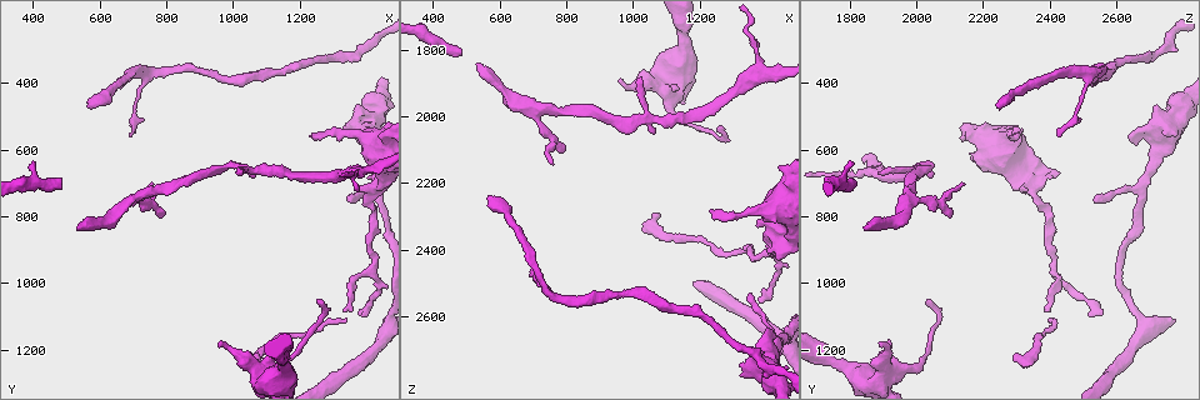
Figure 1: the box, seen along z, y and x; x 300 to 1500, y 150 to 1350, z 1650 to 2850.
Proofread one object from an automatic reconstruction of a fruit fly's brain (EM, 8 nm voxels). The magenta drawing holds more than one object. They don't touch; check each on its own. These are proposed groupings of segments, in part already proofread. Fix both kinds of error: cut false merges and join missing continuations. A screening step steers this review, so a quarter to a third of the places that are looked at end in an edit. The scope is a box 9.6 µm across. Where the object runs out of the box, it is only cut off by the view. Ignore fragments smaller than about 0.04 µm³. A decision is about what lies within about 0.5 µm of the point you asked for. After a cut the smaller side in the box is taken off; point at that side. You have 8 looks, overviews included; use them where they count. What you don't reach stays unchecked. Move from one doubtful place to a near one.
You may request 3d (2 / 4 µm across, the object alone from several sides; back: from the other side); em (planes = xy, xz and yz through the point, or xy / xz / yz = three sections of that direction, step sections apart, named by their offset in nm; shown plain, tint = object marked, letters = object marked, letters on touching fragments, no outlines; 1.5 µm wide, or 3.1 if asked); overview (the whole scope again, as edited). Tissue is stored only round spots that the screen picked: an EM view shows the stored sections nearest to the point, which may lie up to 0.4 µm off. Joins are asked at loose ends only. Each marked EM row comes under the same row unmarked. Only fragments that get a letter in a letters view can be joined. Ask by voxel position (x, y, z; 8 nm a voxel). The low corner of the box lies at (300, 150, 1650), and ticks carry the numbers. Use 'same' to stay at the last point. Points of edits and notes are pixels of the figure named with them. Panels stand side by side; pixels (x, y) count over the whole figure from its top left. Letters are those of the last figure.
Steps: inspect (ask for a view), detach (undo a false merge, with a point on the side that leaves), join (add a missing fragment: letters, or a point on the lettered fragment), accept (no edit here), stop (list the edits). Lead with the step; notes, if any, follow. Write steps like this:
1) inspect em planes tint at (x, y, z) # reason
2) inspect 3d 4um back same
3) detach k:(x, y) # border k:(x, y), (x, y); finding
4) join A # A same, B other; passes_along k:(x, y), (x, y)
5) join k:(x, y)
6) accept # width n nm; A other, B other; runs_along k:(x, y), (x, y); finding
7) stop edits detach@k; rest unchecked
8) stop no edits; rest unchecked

inspect 3d 2um at (1350, 760, 2530) # thin end

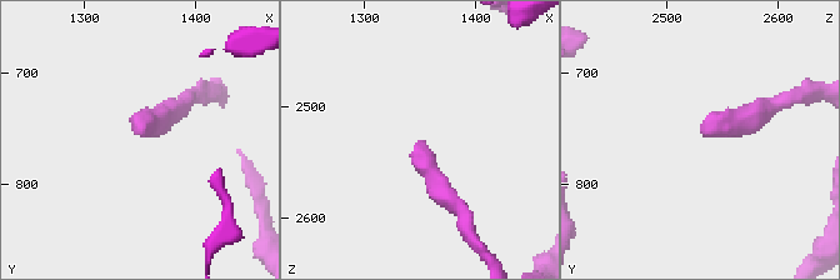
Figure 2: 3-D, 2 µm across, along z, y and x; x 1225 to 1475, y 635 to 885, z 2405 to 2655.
inspect em planes letters at (1352, 754, 2528)

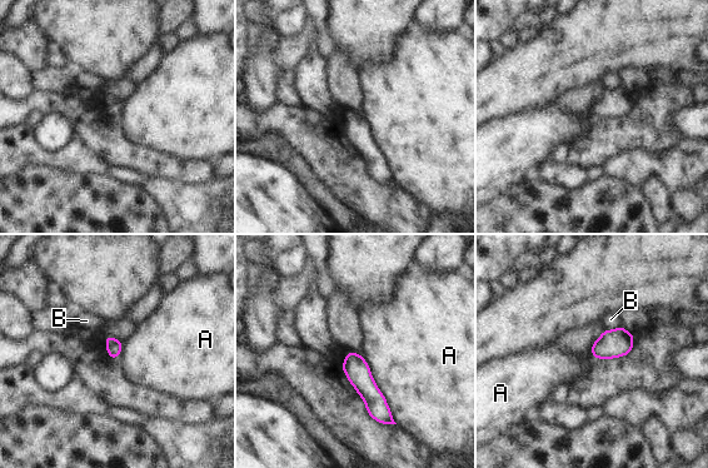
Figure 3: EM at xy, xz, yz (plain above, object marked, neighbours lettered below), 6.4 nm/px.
accept # width 100 nm; longest_contact A 500 nm; A other, B other; no lettered fragment goes on from it

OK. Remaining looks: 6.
inspect 3d 2um back at (1420, 580, 2640) # an open end

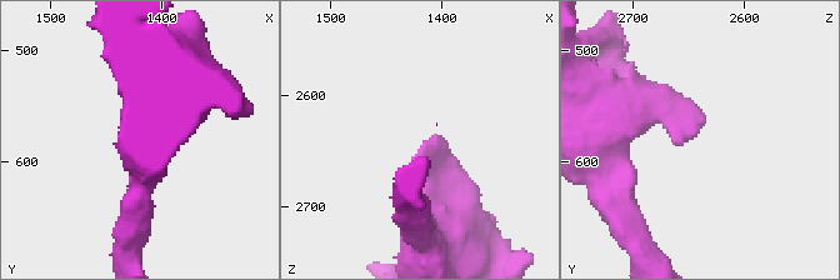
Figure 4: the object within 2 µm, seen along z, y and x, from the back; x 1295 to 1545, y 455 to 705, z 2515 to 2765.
inspect em planes letters at (1414, 580, 2642) # shape alone is not enough

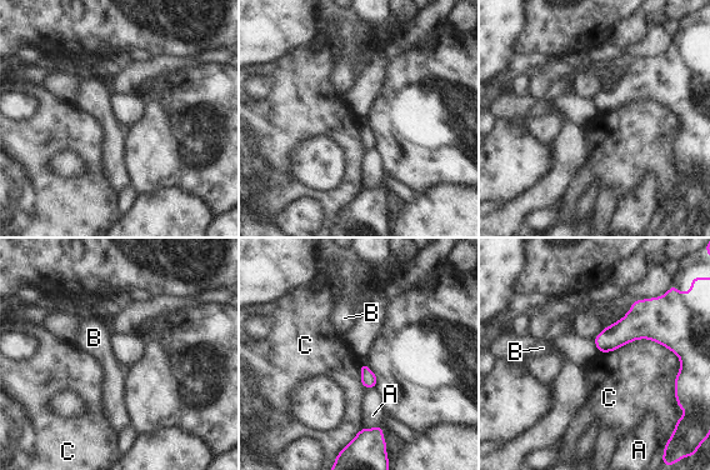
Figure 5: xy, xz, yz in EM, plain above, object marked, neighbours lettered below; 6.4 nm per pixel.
accept # A other, B other, C other; border 5:(608, 353), (651, 339), (681, 365); no lettered fragment goes on from it

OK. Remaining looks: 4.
inspect 3d 4um at (1450, 560, 2140) # free end

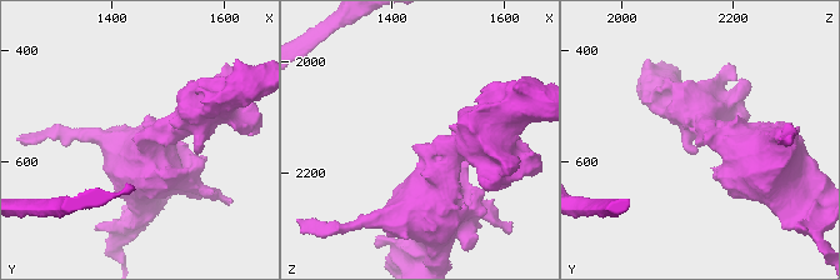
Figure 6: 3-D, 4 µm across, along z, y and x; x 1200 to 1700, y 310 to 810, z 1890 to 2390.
inspect em planes letters at (1445, 570, 2145)

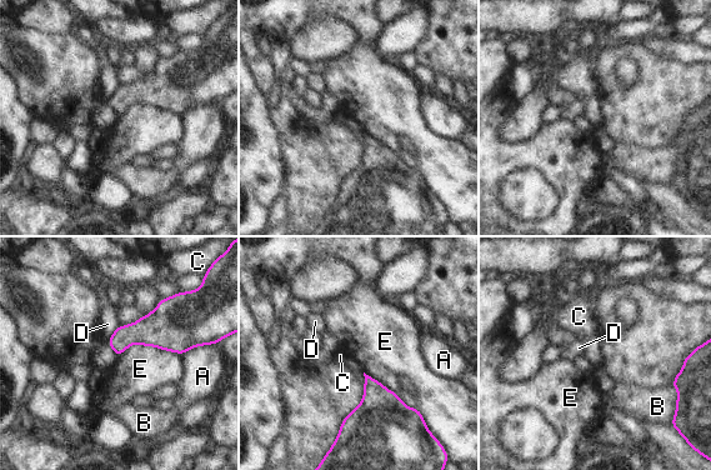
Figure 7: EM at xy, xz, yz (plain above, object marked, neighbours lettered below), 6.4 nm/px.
accept # A other, B other, C other, D other, E other; none of them fits

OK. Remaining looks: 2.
stop no edits; rest unchecked

